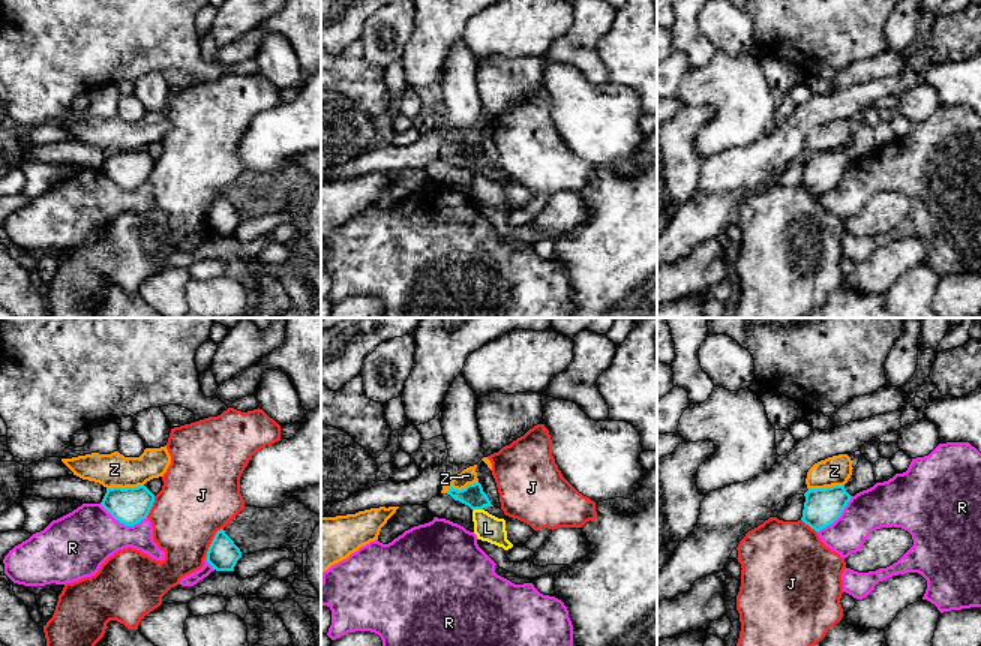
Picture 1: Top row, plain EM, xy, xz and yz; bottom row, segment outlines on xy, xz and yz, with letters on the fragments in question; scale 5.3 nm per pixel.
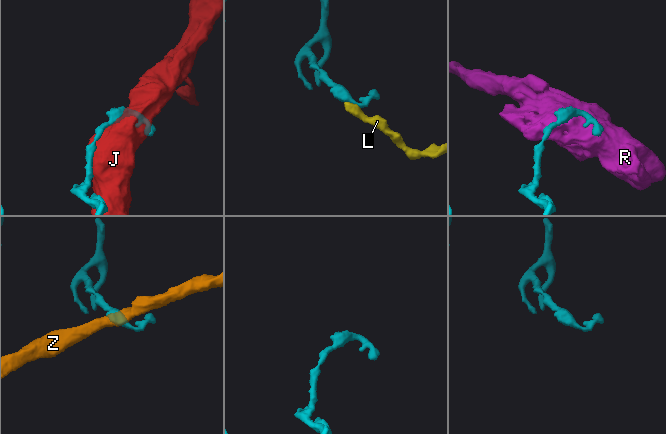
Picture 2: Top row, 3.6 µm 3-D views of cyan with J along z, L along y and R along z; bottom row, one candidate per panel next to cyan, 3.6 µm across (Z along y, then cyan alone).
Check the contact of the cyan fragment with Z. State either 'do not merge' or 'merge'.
do not merge

